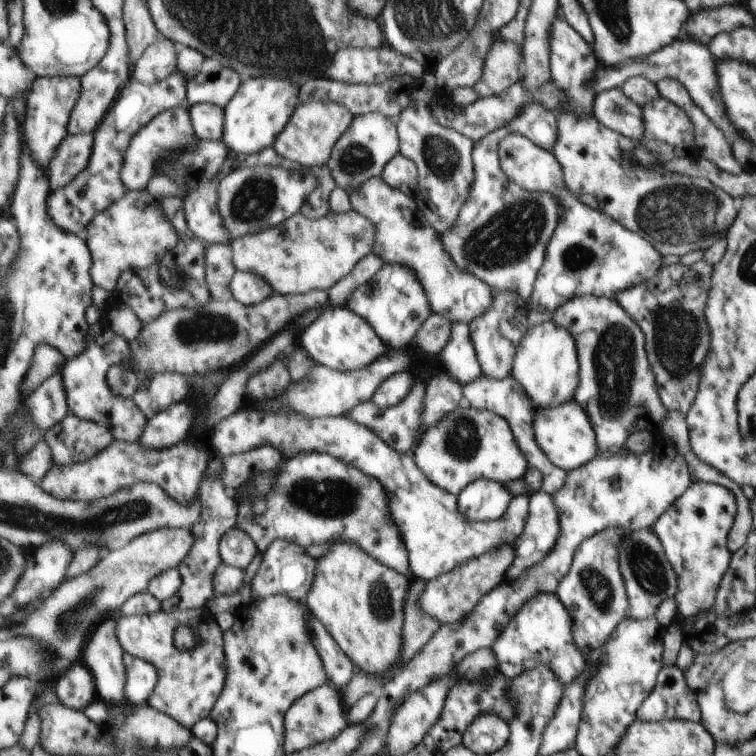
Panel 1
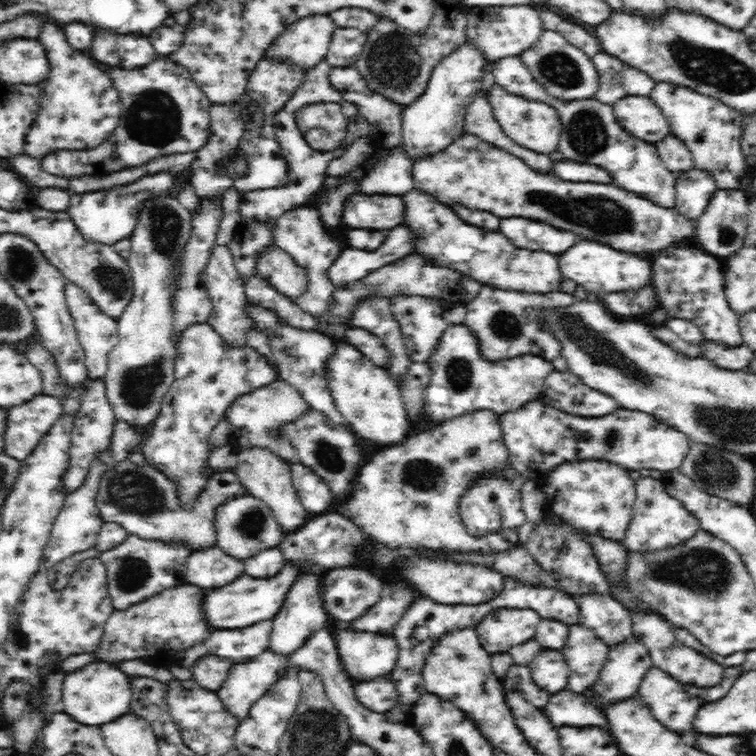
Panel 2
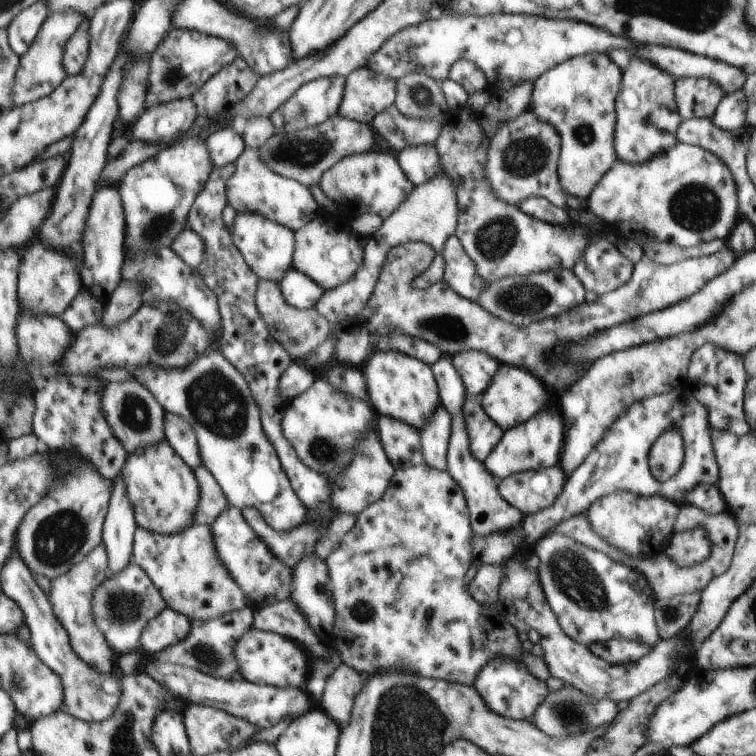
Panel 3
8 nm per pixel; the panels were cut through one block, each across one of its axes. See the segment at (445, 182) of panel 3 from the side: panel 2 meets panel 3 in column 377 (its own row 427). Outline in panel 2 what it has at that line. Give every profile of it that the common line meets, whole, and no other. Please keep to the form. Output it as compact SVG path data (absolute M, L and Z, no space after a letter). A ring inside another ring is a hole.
M276 380L273 384L264 385L263 388L255 389L251 394L240 396L225 411L225 420L233 438L241 440L245 448L250 446L265 447L284 461L293 461L296 458L296 449L292 441L286 437L280 437L280 428L284 424L294 422L309 410L301 394L288 385L284 380Z

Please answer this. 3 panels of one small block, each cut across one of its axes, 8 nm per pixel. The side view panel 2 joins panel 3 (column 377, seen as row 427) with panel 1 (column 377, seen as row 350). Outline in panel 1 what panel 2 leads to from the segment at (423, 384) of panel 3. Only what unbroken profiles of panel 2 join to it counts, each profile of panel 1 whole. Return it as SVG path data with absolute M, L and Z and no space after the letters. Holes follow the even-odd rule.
M343 306L323 308L321 315L302 330L298 342L299 340L303 342L303 348L315 362L342 372L370 366L371 362L382 357L387 350L381 337L370 324Z

